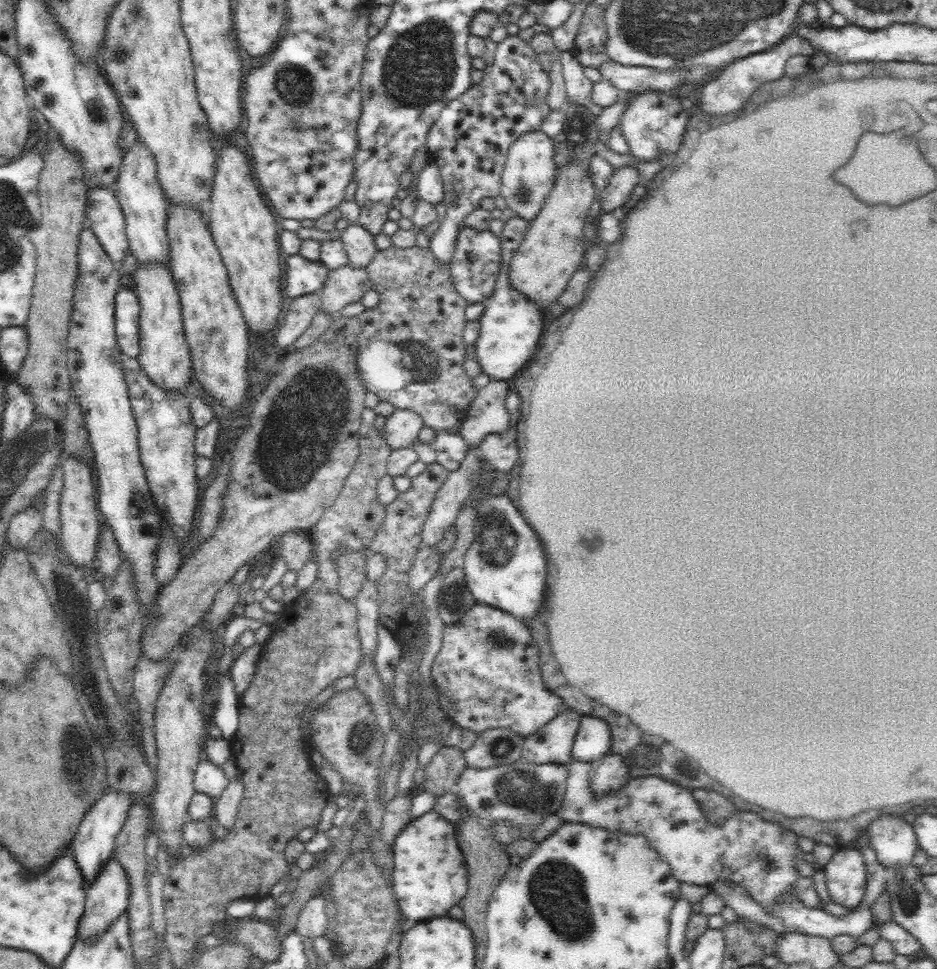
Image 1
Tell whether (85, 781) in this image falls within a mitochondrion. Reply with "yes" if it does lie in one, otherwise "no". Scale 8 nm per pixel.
yes

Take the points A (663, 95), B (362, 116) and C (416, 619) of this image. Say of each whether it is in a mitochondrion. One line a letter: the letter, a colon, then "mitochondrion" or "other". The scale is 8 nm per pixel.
A: other
B: other
C: other

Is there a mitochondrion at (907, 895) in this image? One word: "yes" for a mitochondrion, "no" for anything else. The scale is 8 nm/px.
yes

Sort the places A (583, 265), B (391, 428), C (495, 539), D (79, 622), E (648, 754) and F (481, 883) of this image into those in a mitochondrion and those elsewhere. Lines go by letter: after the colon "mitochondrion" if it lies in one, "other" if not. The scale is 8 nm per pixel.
A: other
B: other
C: mitochondrion
D: mitochondrion
E: mitochondrion
F: other

